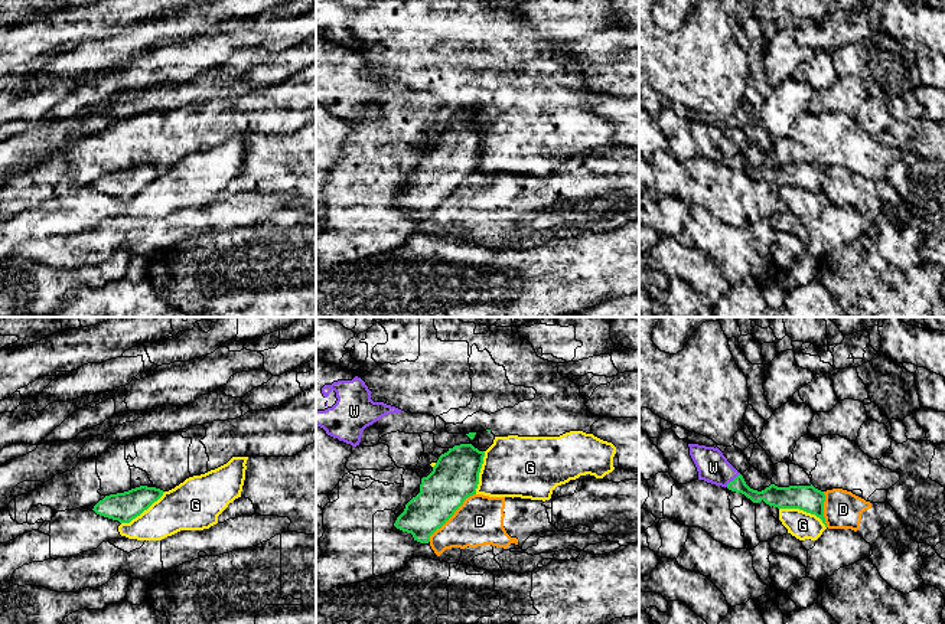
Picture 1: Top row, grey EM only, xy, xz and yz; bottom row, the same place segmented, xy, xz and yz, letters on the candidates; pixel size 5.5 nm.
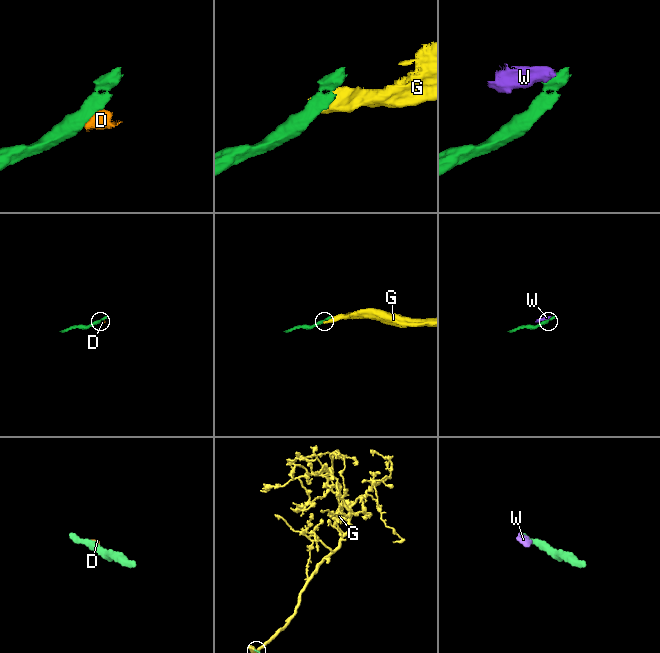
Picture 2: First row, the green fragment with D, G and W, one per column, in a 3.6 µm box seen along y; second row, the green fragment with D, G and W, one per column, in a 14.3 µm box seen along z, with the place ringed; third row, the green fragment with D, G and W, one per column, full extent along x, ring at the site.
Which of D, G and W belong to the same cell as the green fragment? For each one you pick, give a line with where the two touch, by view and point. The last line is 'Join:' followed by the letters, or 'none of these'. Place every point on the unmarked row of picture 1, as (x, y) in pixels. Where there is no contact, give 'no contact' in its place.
Join: none of these

